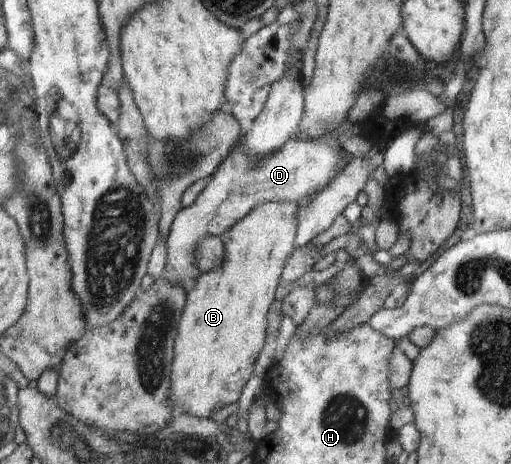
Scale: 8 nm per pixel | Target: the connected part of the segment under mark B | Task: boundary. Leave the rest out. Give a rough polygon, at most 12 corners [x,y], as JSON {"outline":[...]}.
{"outline":[[292,202],[223,235],[173,345],[169,400],[236,403],[296,248]]}

